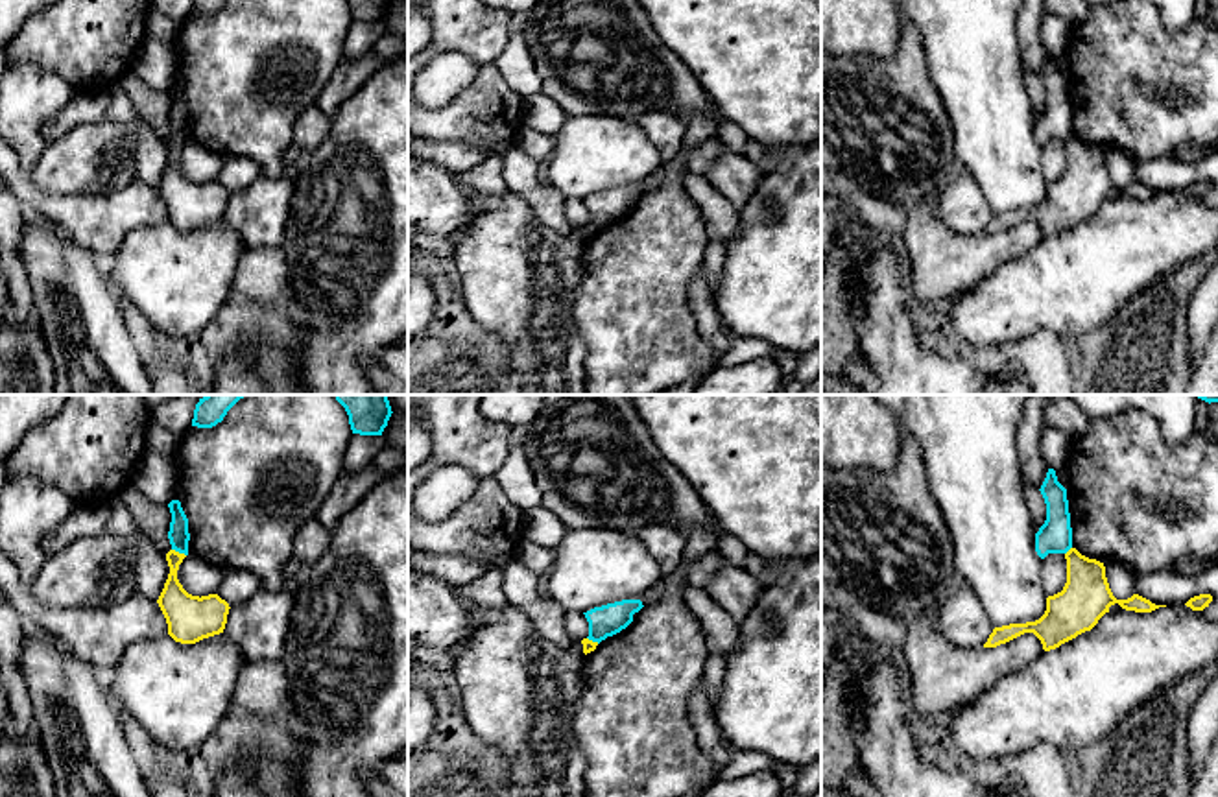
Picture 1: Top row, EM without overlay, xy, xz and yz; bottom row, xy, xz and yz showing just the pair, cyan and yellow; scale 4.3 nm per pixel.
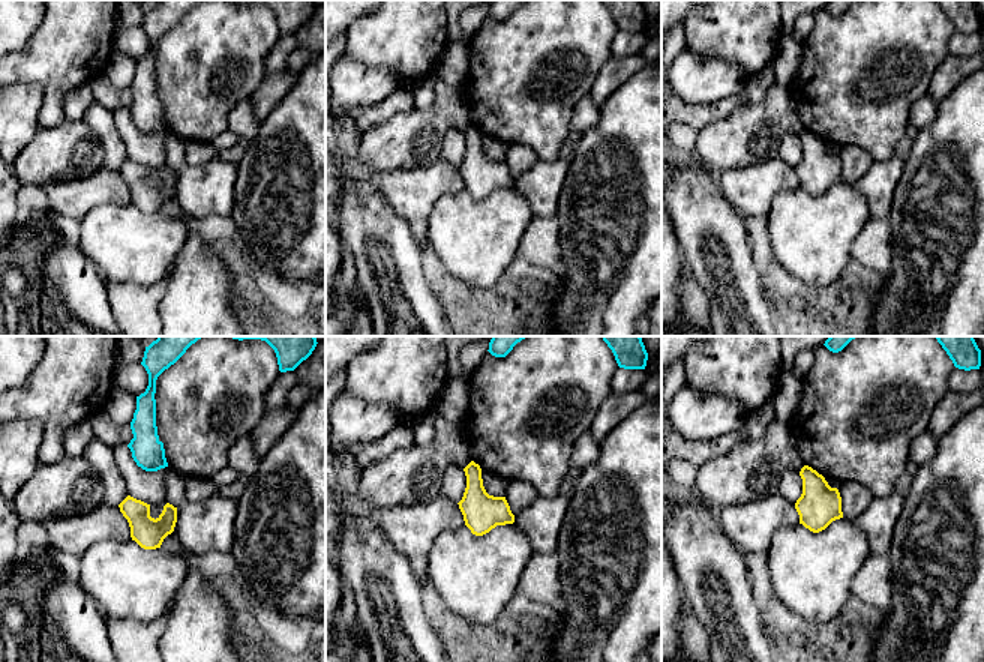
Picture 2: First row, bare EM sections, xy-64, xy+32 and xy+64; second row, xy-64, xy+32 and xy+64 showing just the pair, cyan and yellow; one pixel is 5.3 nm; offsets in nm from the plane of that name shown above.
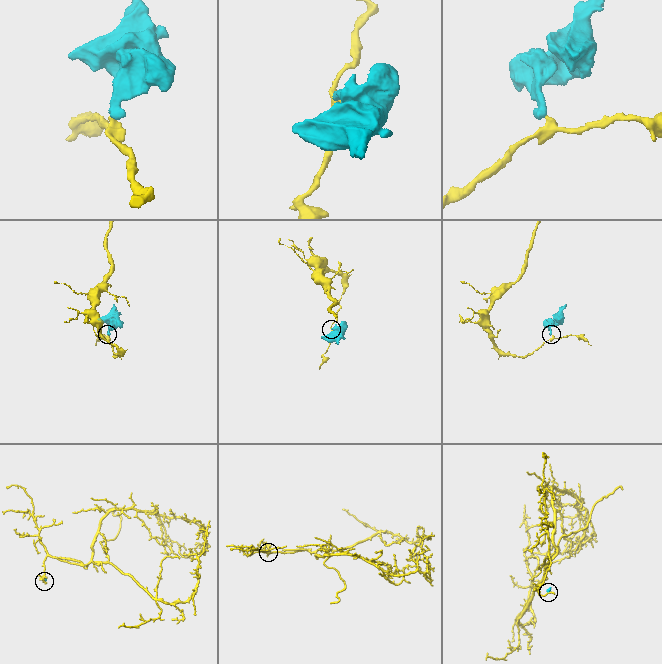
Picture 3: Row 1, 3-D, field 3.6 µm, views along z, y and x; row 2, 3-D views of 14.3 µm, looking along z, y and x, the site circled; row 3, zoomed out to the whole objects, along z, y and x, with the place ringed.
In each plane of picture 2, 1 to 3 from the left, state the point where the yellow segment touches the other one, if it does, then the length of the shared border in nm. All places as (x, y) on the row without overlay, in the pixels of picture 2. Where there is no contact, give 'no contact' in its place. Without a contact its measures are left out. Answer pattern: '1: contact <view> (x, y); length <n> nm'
1: no contact
2: no contact
3: no contact

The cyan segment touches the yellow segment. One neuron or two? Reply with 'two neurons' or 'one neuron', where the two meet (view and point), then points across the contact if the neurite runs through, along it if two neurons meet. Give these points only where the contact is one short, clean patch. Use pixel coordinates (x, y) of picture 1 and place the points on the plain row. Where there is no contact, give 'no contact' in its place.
two neurons; meets cyan in xy at (179, 139); border along xy (172, 135), (185, 142)

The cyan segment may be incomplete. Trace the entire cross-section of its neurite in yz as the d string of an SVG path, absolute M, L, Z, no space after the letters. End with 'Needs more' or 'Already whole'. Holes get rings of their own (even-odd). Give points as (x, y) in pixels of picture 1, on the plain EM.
M1048 55L1039 77L1046 90L1046 107L1035 120L1035 138L1041 146L1048 140L1067 140L1072 135L1069 87L1054 55Z. Already whole

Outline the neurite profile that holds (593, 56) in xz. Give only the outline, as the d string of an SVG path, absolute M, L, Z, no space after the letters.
M539 0L517 28L533 57L541 92L567 114L607 114L635 122L646 111L664 111L683 120L709 114L718 125L723 122L694 74L659 39L639 0Z

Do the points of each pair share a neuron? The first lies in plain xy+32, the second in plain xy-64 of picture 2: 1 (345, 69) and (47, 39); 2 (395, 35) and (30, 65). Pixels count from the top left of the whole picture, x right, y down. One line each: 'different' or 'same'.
1: different
2: same

